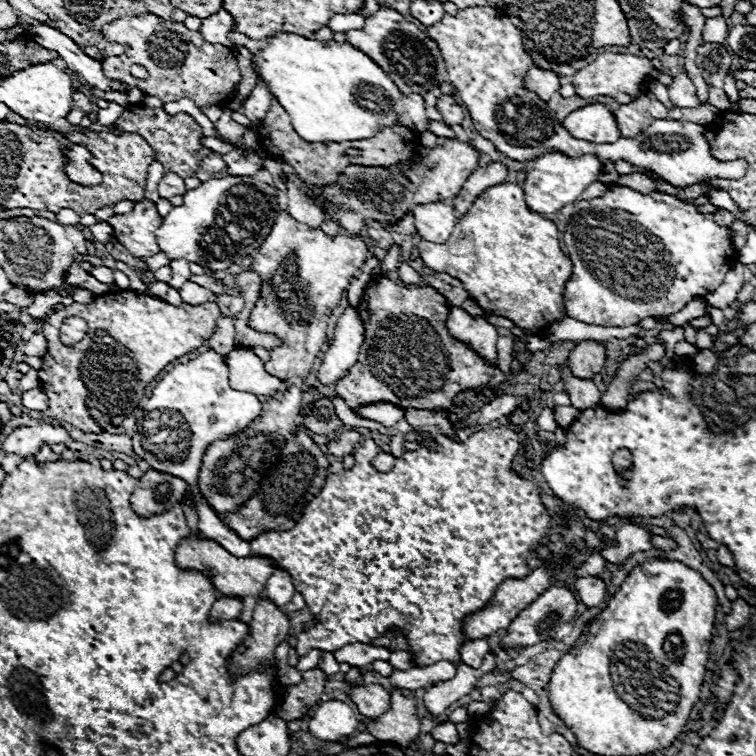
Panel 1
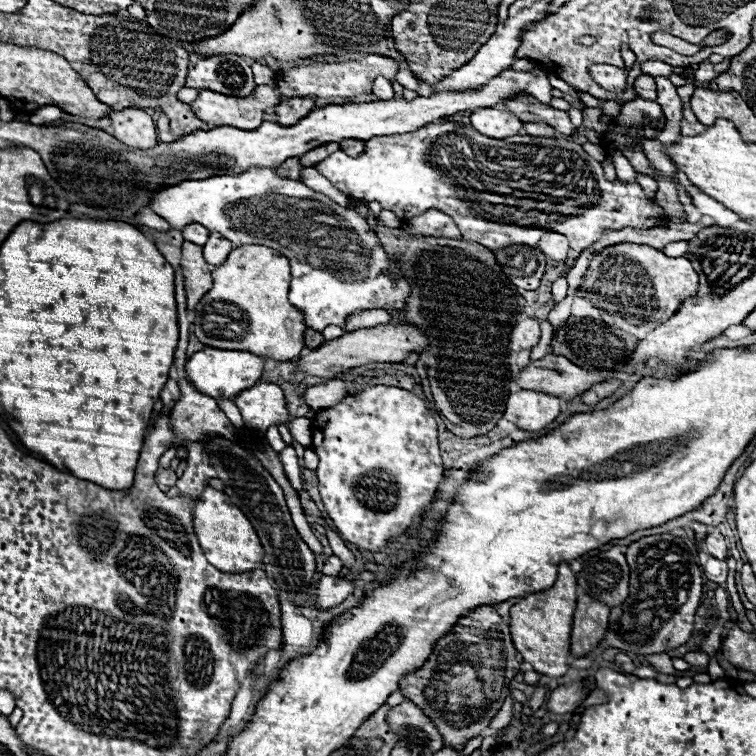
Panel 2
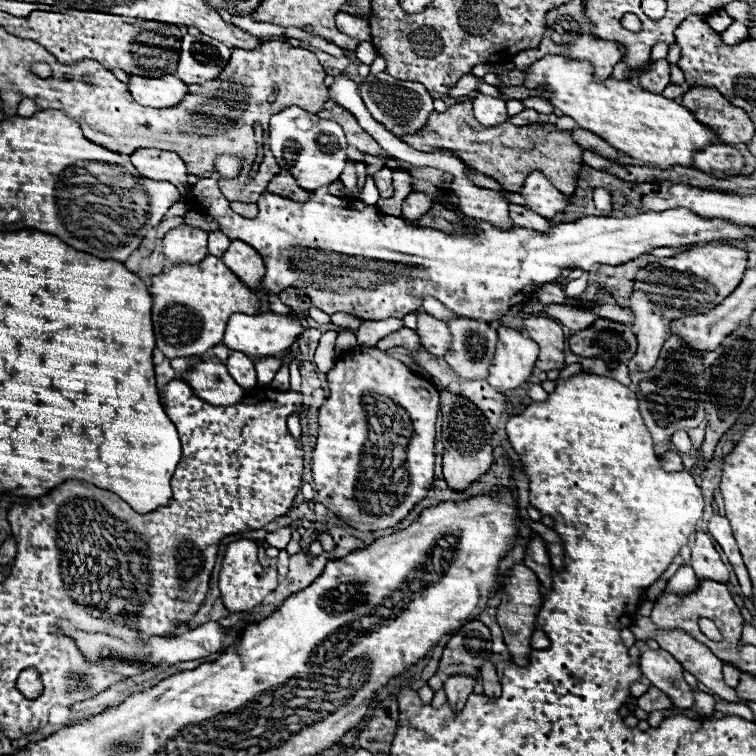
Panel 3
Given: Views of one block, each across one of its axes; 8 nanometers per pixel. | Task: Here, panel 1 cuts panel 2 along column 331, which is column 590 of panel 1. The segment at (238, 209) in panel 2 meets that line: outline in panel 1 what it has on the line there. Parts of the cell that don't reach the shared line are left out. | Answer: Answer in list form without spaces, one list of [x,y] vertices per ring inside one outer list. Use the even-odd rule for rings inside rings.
[[[610,184],[596,202],[580,200],[574,204],[576,212],[570,216],[562,238],[574,264],[572,278],[564,290],[566,312],[584,324],[632,326],[650,316],[676,314],[694,296],[714,292],[736,260],[730,230],[718,226],[712,214],[702,214],[694,200],[680,200],[664,192],[646,196],[626,186]],[[628,212],[638,216],[638,222]],[[668,264],[672,264],[672,278],[664,270]]]

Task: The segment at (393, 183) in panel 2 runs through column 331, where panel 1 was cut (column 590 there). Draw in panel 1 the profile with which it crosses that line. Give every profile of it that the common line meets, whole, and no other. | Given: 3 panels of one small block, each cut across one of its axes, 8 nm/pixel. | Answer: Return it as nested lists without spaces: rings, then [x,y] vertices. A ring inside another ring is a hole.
[[[548,152],[542,158],[536,158],[526,164],[526,178],[524,180],[524,200],[532,208],[532,212],[548,214],[558,212],[562,206],[576,202],[584,188],[598,180],[602,172],[602,164],[596,156],[586,154],[580,158],[570,158],[560,152]]]

